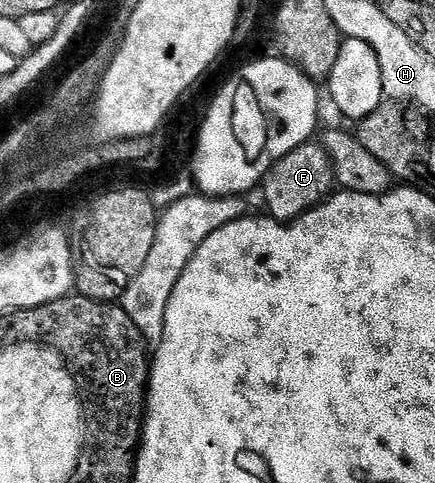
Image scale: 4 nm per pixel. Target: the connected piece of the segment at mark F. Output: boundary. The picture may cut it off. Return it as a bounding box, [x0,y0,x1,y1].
[263,143,335,223]

